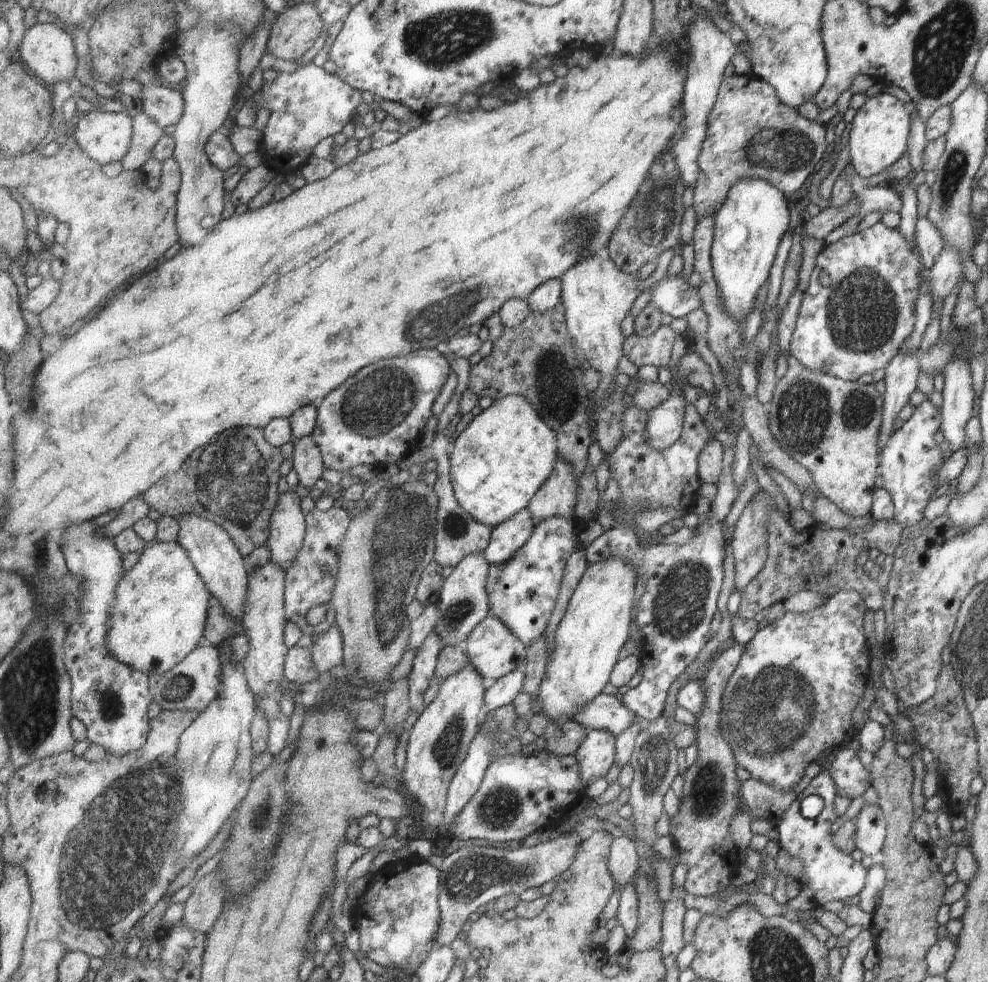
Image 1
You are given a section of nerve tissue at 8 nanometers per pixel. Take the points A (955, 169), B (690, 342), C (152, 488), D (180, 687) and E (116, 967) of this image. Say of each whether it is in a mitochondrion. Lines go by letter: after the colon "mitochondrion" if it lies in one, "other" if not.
A: mitochondrion
B: other
C: other
D: mitochondrion
E: other

